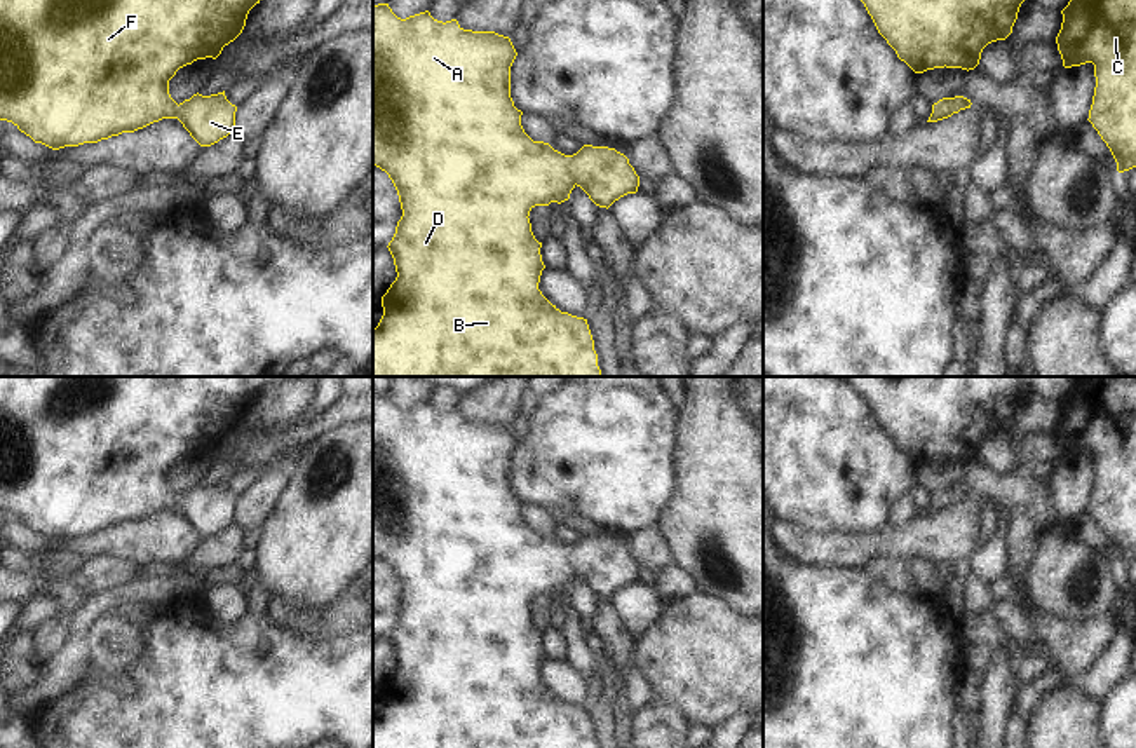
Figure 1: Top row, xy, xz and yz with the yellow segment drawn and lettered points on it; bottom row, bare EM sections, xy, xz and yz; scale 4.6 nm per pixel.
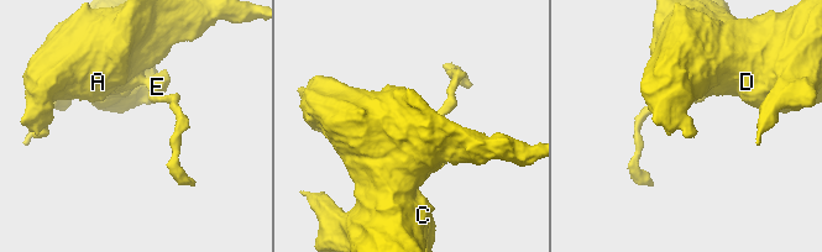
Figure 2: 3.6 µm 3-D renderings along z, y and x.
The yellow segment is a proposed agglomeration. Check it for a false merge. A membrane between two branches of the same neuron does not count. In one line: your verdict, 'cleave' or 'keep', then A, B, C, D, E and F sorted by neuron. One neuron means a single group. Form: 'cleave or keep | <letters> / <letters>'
keep | A B C D E F

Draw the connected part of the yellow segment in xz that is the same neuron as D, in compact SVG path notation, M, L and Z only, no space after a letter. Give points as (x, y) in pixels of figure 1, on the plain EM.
M389 394L373 396L373 554L392 570L402 600L387 636L397 668L382 687L383 706L373 720L373 748L598 748L587 710L561 703L538 680L545 656L540 645L542 633L535 629L528 607L535 596L568 591L575 577L580 577L596 596L608 600L620 588L638 582L639 567L629 549L615 539L584 535L577 544L565 546L549 534L533 532L521 516L523 502L511 488L511 457L516 446L511 429L495 422L463 420L456 410L443 413L429 401L401 410Z

